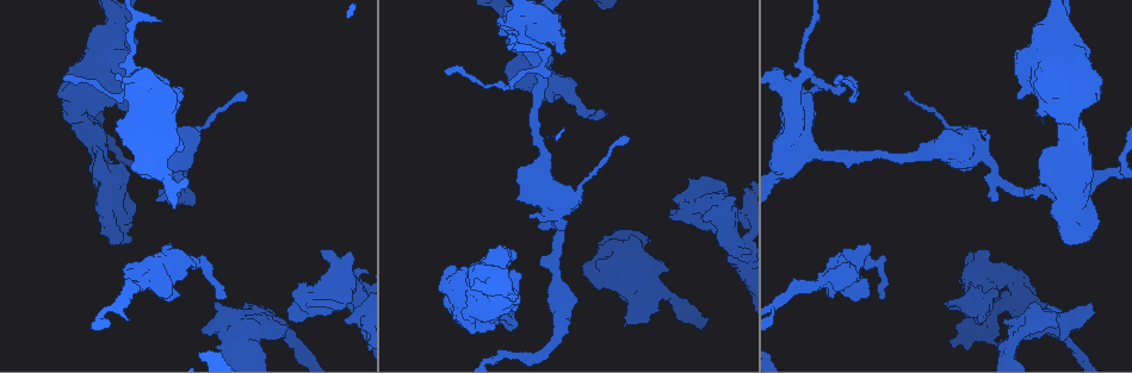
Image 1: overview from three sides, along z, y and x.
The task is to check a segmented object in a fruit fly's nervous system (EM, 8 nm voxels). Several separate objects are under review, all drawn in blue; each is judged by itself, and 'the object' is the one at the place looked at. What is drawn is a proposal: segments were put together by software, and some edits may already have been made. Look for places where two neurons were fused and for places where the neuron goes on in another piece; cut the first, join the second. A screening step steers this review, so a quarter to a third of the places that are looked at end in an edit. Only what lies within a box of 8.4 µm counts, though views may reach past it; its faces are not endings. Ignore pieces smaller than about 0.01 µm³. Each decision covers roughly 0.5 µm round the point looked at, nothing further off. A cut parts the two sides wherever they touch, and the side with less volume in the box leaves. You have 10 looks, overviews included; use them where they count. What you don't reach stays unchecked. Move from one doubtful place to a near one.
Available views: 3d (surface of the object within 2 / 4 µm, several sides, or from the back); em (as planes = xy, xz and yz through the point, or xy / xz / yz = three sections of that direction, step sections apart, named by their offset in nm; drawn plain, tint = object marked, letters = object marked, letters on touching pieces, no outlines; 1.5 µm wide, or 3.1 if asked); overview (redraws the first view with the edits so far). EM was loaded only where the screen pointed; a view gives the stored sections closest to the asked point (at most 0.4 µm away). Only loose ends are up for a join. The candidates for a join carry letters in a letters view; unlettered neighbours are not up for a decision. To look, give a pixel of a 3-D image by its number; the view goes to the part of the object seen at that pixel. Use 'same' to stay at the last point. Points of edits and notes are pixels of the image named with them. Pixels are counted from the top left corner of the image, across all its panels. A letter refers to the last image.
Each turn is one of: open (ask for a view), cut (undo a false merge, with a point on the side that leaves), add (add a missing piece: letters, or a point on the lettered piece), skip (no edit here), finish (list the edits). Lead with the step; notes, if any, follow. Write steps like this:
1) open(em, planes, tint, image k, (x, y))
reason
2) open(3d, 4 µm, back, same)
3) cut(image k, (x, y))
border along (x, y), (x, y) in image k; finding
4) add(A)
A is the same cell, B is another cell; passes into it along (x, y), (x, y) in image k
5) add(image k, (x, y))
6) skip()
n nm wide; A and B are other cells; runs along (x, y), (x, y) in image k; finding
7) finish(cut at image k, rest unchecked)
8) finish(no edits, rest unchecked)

open(em, xz, step 4, tint, image 1, (218, 299))
thin end

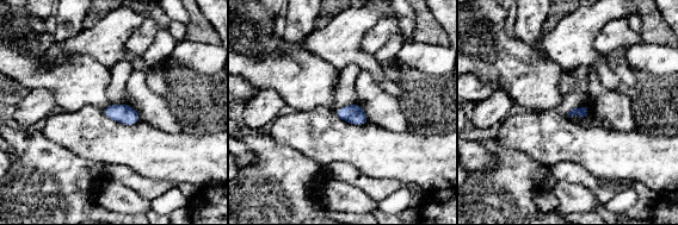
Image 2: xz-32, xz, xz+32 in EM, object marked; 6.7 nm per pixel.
open(em, yz, step 8, letters, same)

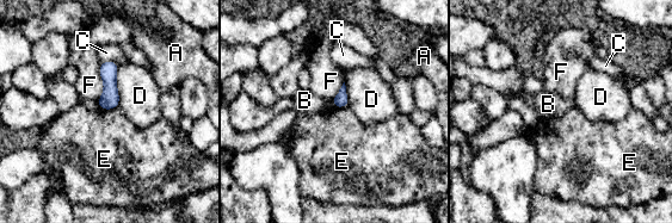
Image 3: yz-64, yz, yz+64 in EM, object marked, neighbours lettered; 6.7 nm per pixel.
skip()
A, B, C, D, E and F are other cells; border along (117, 106), (99, 109) in image 3; no lettered piece goes on from it

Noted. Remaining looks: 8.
open(em, yz, step 8, tint, image 1, (554, 339))
calibre changes

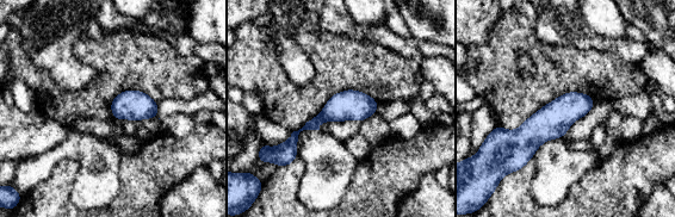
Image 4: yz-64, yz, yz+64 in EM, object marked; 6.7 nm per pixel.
open(em, planes, letters, same)
another direction

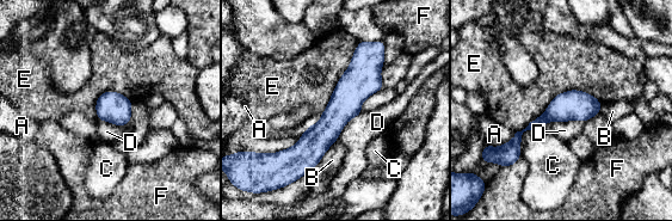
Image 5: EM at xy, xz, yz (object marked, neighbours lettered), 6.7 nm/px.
skip()
A, B, C, D, E and F are other cells; border along (603, 103), (566, 90), (516, 133) in image 5; one neuron here

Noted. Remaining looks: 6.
open(em, xz, step 4, letters, image 1, (1015, 343))
four-way junction

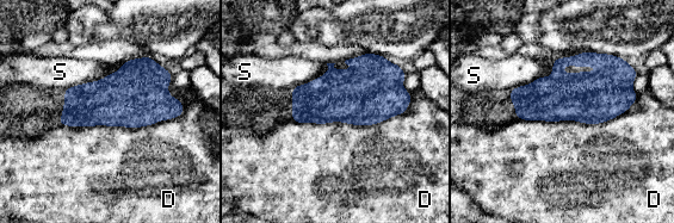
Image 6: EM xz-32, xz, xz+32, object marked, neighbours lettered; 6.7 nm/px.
skip()
D and S are other cells; border along (412, 93), (373, 124), (291, 122) in image 6; continuous, no second neuron

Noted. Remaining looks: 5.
open(em, yz, step 8, letters, image 1, (1018, 99))
an open end

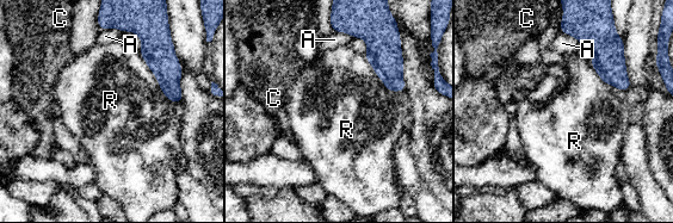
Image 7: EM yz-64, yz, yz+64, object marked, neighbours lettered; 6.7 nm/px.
skip()
R touches over 420 nm; A, C and R are other cells; no lettered piece goes on from it

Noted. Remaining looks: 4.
open(3d, 2 µm, back, image 1, (159, 19))
tapers out

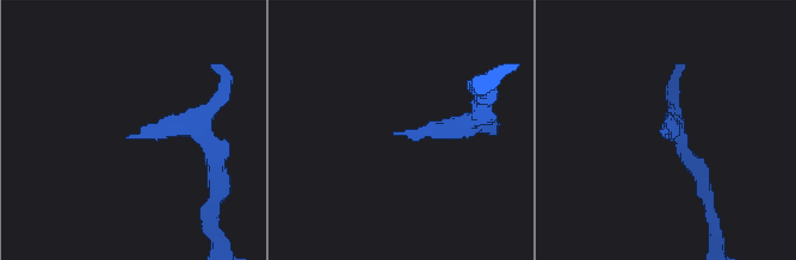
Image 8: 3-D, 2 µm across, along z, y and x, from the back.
open(em, planes, letters, image 8, (128, 136))
now the EM

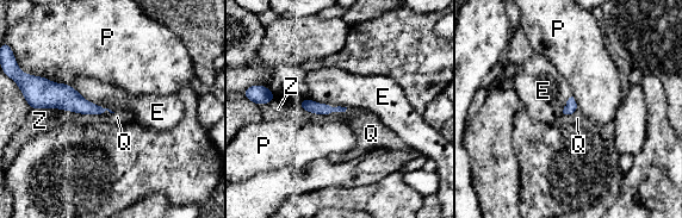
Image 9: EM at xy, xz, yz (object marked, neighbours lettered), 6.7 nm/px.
skip()
80 nm wide; E, P, Q and Z are other cells; border along (68, 85), (90, 101), (113, 112) in image 9; none of them fits

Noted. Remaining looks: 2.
finish(no edits, rest unchecked)

